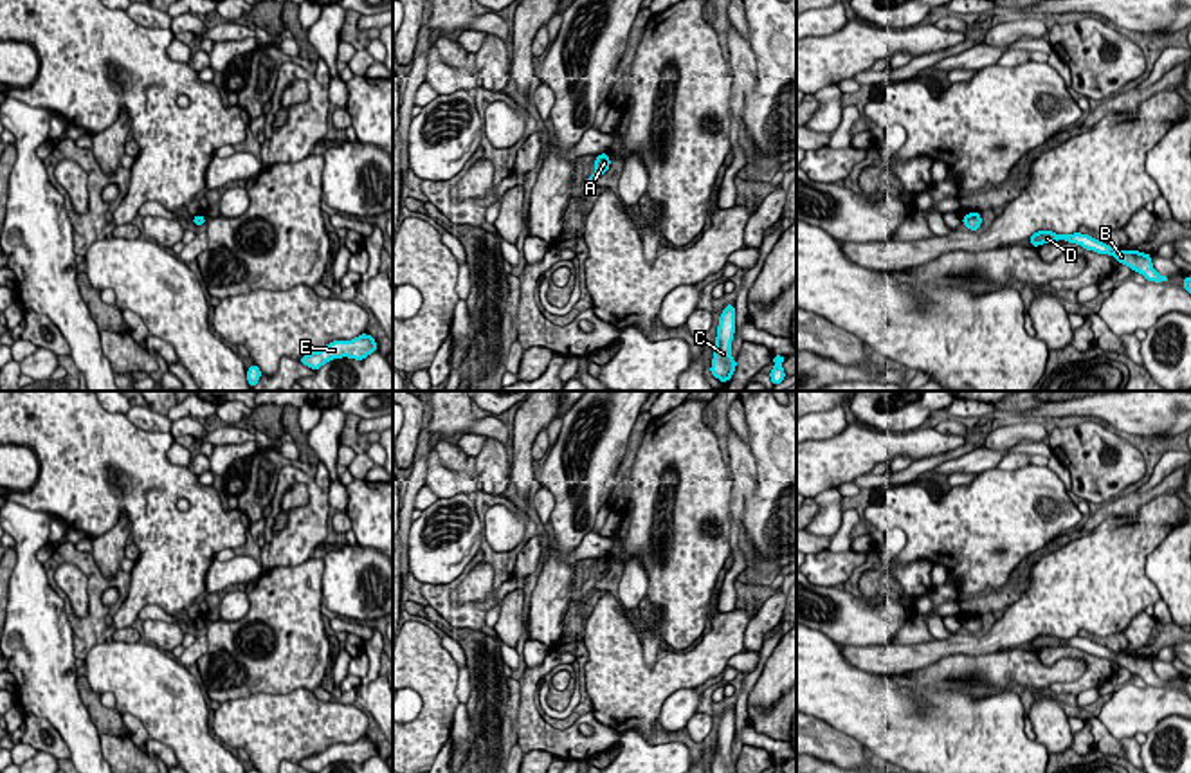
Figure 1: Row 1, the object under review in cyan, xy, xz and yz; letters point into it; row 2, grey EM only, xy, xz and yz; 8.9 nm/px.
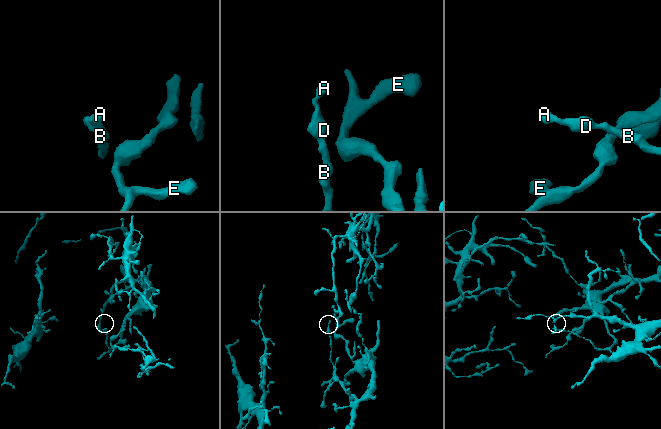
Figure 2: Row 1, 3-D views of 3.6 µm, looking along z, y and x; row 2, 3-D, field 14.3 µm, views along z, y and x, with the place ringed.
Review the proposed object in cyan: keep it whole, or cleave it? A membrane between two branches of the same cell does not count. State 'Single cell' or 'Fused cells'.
Single cell

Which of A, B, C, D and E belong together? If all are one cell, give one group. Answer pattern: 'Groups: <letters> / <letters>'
Groups: A B C D E

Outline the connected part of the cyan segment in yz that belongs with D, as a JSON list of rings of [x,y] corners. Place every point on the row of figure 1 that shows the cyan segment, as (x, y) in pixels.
[[[1038,231],[1034,232],[1029,241],[1032,247],[1040,247],[1043,243],[1056,243],[1058,240],[1065,240],[1068,243],[1081,245],[1085,250],[1094,250],[1097,254],[1108,254],[1114,256],[1121,265],[1128,265],[1132,270],[1144,276],[1146,281],[1162,283],[1168,281],[1166,276],[1160,276],[1151,263],[1151,254],[1144,254],[1139,250],[1119,250],[1115,247],[1110,247],[1088,234],[1074,232],[1074,234],[1056,234],[1052,231]]]

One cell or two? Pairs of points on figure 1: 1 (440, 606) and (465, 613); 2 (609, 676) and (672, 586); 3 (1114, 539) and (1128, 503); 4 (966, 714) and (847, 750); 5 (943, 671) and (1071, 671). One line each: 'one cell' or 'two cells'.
1: one cell
2: two cells
3: two cells
4: two cells
5: one cell

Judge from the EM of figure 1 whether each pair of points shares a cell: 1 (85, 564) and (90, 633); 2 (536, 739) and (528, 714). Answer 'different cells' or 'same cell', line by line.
1: same cell
2: same cell

